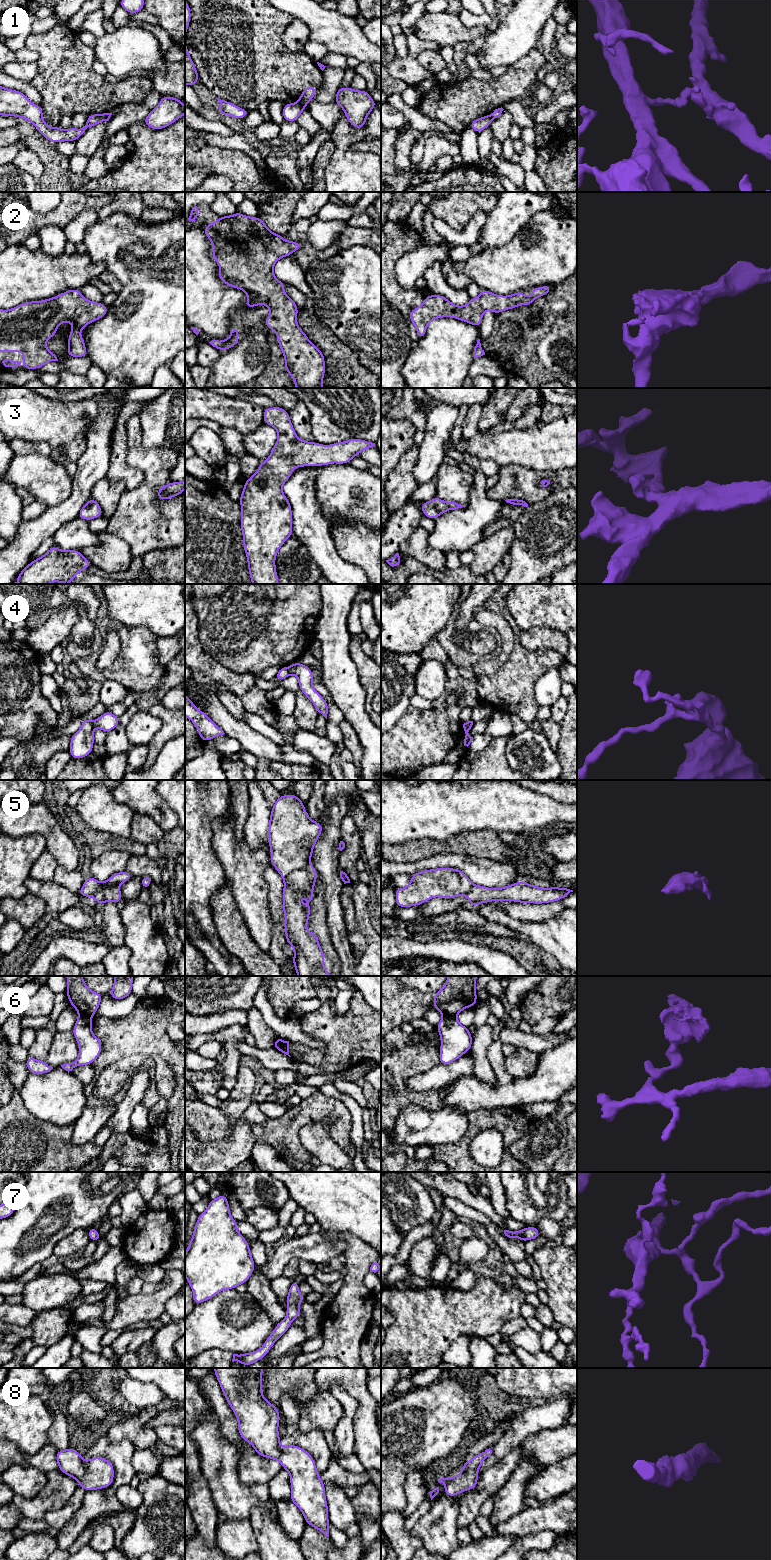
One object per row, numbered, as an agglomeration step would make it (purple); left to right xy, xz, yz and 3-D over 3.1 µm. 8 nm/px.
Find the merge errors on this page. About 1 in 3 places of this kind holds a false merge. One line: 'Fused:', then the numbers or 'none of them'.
Fused: 1, 4, 5, 6

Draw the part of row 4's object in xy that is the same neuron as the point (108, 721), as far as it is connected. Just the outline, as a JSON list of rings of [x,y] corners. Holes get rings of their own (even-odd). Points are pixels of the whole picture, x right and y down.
[[[107,710],[104,714],[93,721],[93,727],[102,729],[107,734],[119,725],[119,717]]]

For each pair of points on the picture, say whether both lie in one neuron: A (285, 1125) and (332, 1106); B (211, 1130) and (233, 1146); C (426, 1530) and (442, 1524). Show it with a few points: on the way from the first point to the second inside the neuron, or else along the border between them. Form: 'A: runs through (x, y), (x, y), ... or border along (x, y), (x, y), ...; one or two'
A: runs through (297, 1116), (314, 1109), (320, 1109); one
B: border along (229, 1118), (232, 1129), (228, 1137), (200, 1139); two
C: runs through (430, 1529), (438, 1527); one

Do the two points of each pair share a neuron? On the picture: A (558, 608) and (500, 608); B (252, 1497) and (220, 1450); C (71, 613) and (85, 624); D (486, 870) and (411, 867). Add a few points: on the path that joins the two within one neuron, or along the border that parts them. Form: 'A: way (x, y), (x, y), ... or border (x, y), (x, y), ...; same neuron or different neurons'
A: border (505, 594), (505, 606), (519, 628); different neurons
B: way (239, 1488), (222, 1471), (222, 1463); same neuron
C: border (78, 612), (78, 621), (74, 625), (68, 639); different neurons
D: way (467, 864), (459, 861), (435, 861), (430, 863); same neuron

